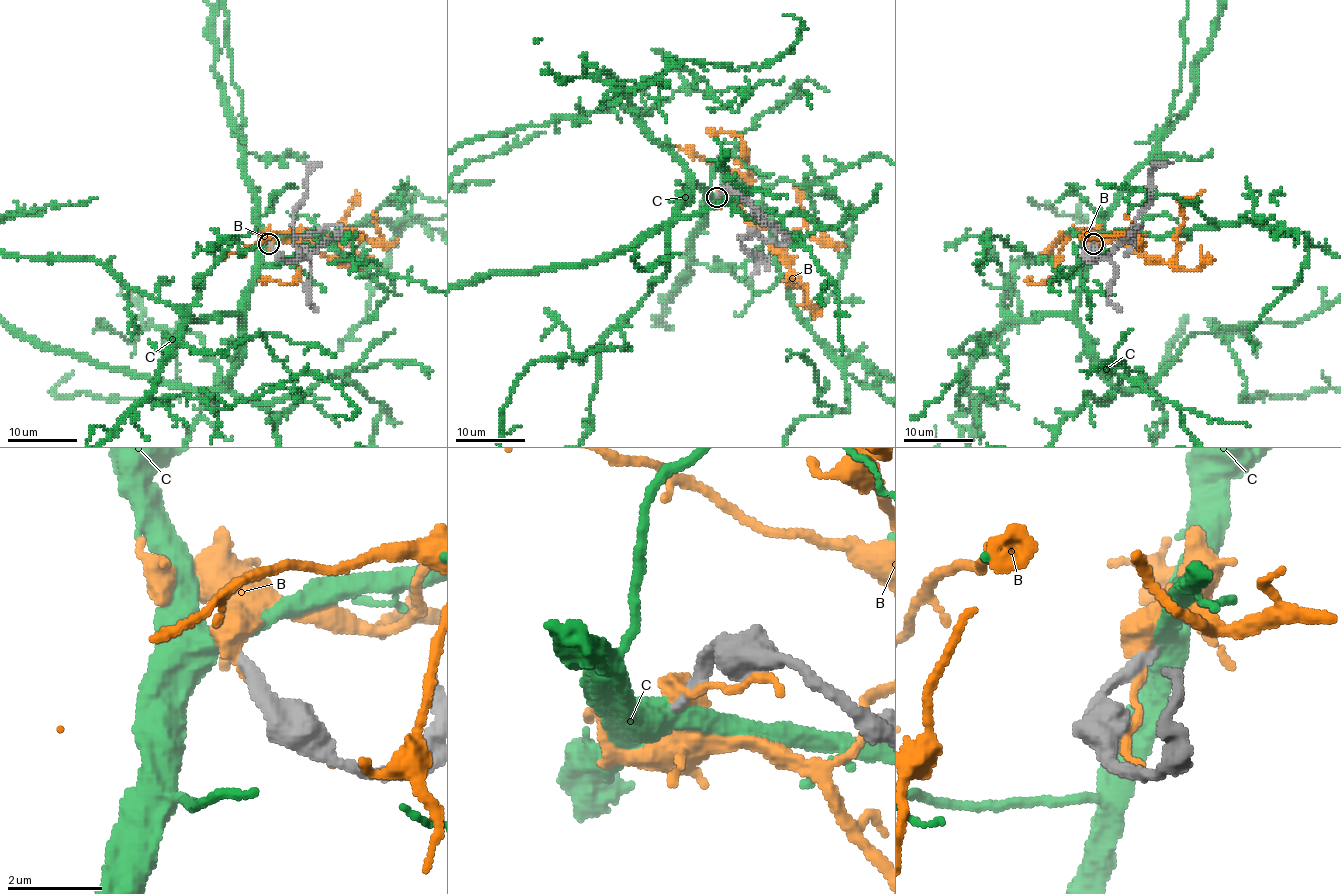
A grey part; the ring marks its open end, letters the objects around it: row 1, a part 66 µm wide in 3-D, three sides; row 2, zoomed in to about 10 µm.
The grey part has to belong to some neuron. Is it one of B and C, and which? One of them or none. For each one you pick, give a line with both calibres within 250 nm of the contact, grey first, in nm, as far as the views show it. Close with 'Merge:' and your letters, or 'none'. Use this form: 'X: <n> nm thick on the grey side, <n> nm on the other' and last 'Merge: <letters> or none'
Merge: none

